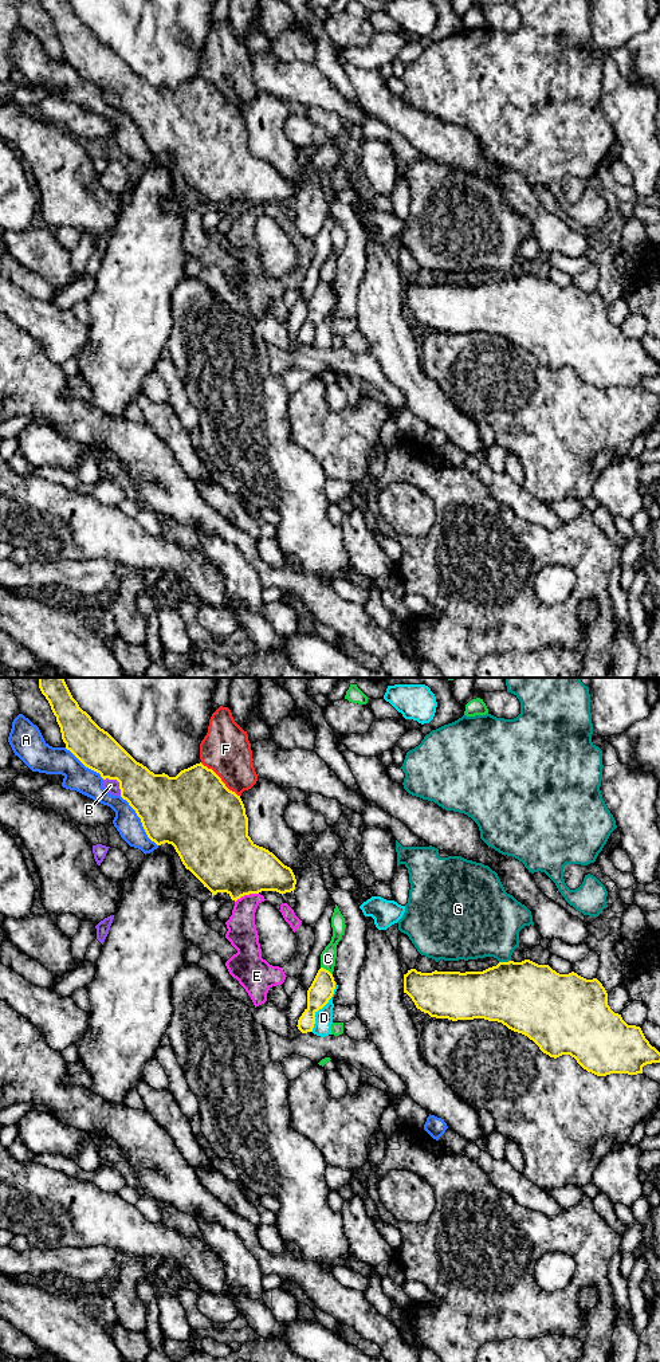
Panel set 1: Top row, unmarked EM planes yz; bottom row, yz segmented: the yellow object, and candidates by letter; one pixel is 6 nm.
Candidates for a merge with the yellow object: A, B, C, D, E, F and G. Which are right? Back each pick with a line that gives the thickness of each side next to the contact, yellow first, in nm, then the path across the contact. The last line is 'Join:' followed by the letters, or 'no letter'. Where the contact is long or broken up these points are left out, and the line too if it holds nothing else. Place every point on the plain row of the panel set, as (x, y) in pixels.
Join: no letter

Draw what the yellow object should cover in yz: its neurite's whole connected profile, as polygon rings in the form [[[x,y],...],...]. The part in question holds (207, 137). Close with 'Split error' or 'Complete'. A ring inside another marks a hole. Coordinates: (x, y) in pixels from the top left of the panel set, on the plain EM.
[[[68,0],[39,1],[56,30],[66,62],[103,93],[117,93],[121,110],[135,123],[148,150],[157,158],[172,157],[185,181],[212,208],[227,205],[236,215],[244,208],[262,204],[276,204],[282,208],[294,205],[296,192],[292,182],[251,153],[248,130],[240,109],[229,103],[212,82],[200,75],[181,83],[176,90],[154,87],[79,20]]]. Complete

